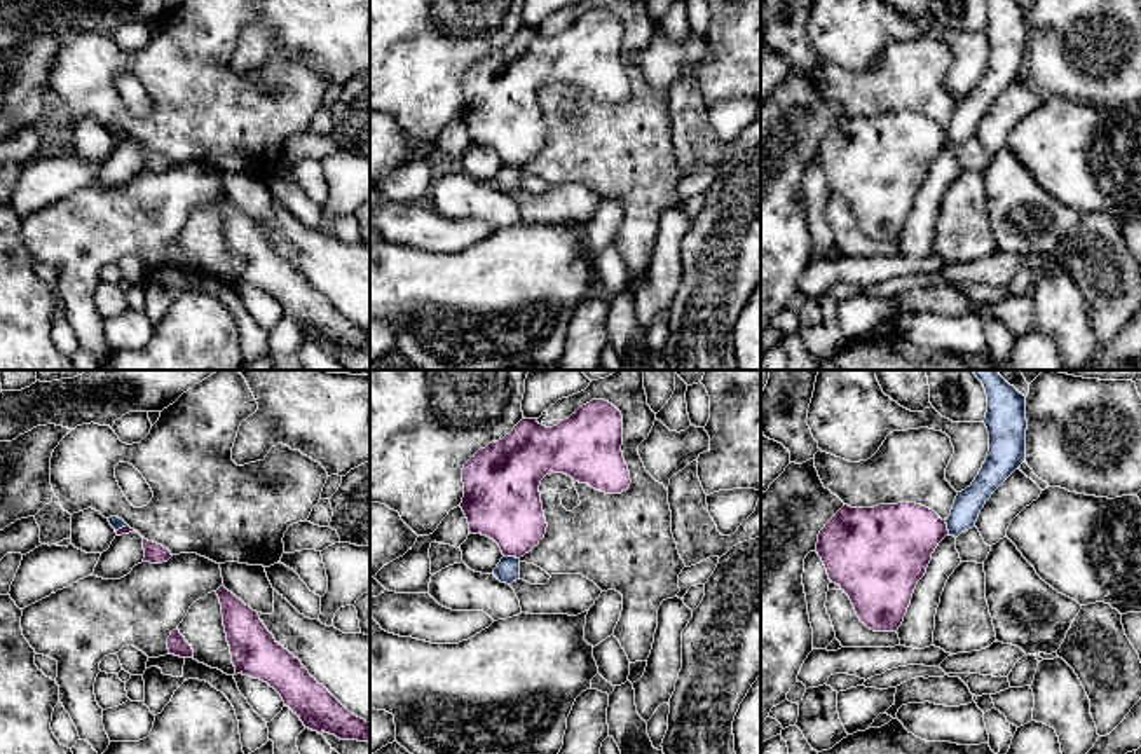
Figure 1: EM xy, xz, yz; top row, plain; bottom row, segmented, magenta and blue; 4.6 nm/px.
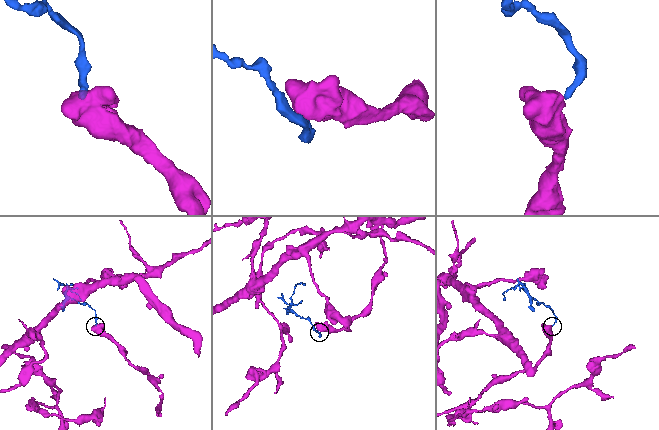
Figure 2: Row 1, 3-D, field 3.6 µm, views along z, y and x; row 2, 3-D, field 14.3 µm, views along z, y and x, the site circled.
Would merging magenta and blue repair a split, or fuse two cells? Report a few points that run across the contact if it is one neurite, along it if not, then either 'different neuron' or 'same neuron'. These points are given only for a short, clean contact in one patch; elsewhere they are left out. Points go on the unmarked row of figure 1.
line xz (505, 164), (519, 168); different neuron

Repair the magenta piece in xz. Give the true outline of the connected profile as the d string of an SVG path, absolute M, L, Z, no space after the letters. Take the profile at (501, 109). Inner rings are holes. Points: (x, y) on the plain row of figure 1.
M591 9L569 28L546 37L537 28L522 28L509 44L480 58L462 79L461 117L469 141L494 148L504 166L523 166L546 143L539 94L546 84L564 82L605 103L621 103L632 93L623 61L623 24L605 9Z

